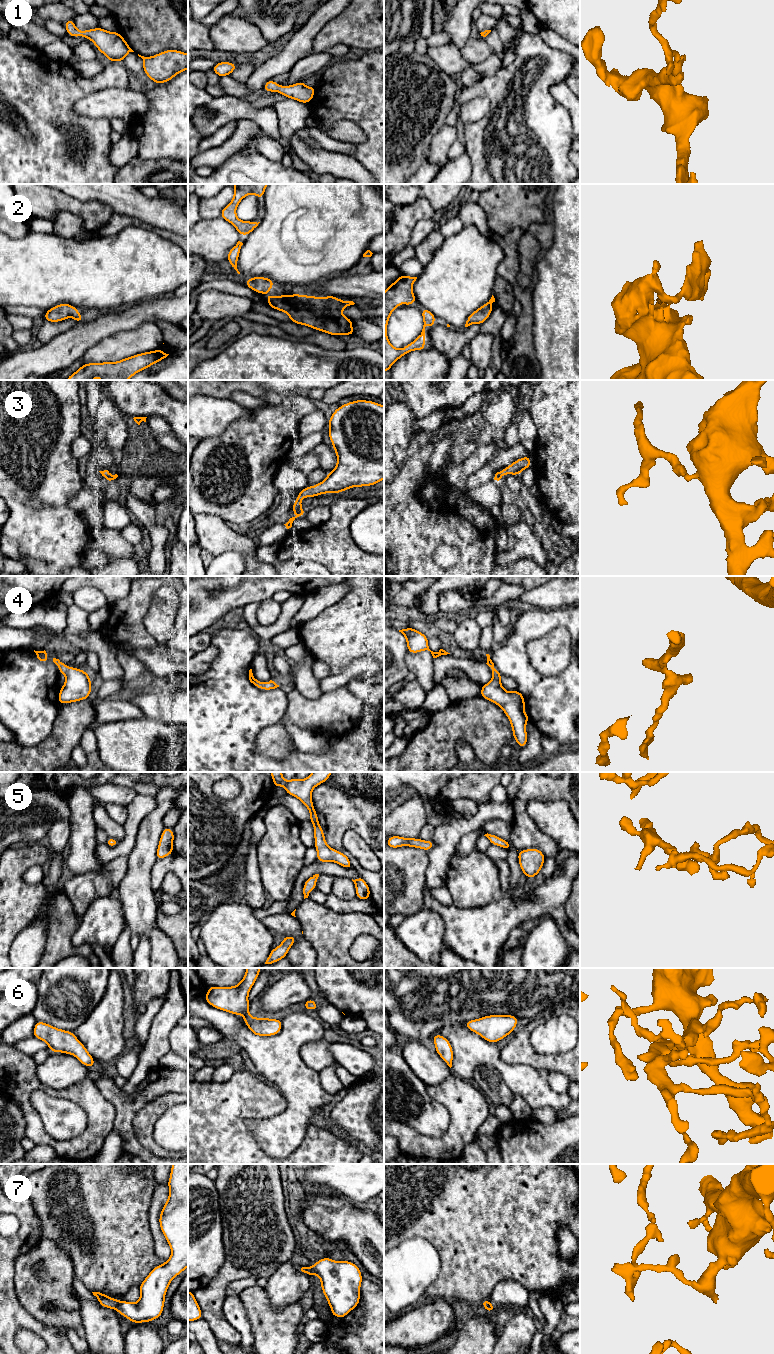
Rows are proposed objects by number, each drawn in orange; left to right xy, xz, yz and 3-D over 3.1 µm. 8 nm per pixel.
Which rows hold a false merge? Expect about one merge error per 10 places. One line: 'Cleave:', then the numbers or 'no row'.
Cleave: 7

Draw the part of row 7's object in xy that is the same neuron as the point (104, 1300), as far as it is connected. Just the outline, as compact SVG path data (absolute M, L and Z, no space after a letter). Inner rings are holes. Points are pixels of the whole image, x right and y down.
M92 1292L97 1297L99 1304L105 1308L118 1309L118 1300L100 1292Z

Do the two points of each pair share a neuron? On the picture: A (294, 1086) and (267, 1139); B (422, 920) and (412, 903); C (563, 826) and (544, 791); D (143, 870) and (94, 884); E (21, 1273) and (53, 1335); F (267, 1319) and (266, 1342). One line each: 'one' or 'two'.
A: one
B: two
C: two
D: two
E: two
F: one

